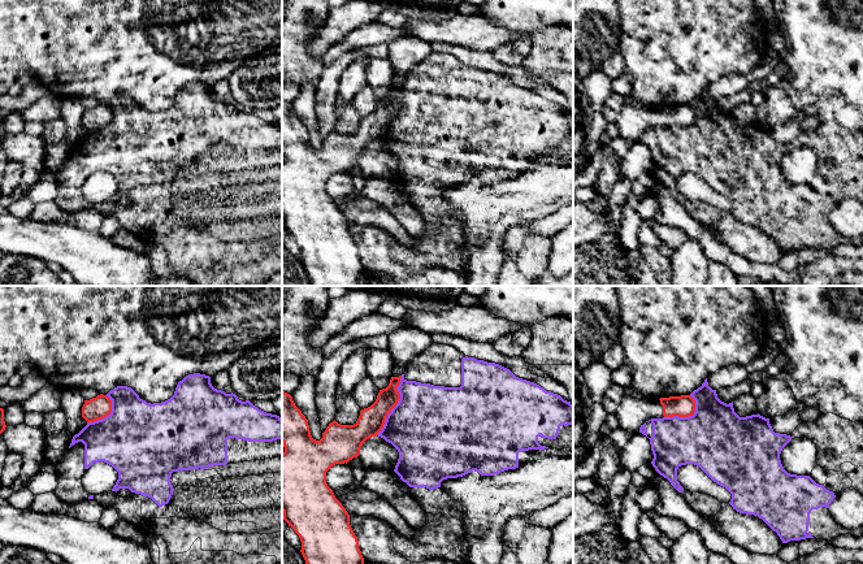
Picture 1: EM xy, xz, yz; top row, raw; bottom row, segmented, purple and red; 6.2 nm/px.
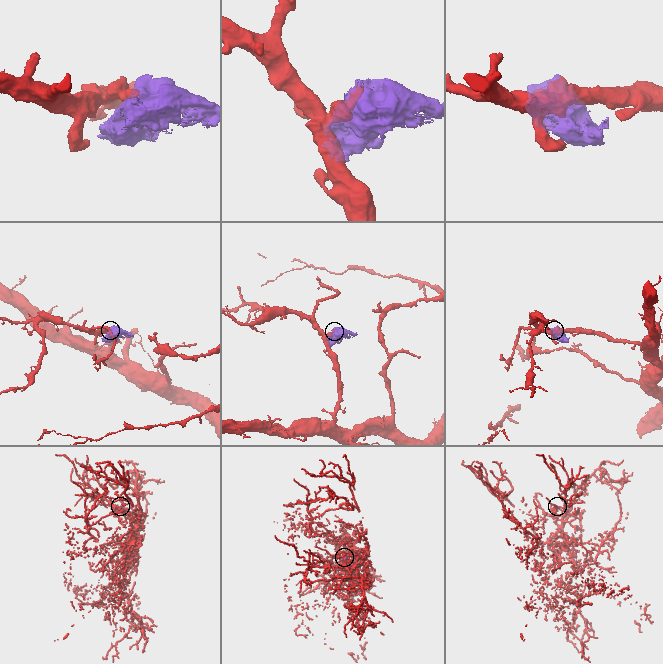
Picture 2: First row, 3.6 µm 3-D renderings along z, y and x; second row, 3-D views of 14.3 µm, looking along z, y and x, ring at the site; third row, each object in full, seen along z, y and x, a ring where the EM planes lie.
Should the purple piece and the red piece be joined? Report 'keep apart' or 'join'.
keep apart

